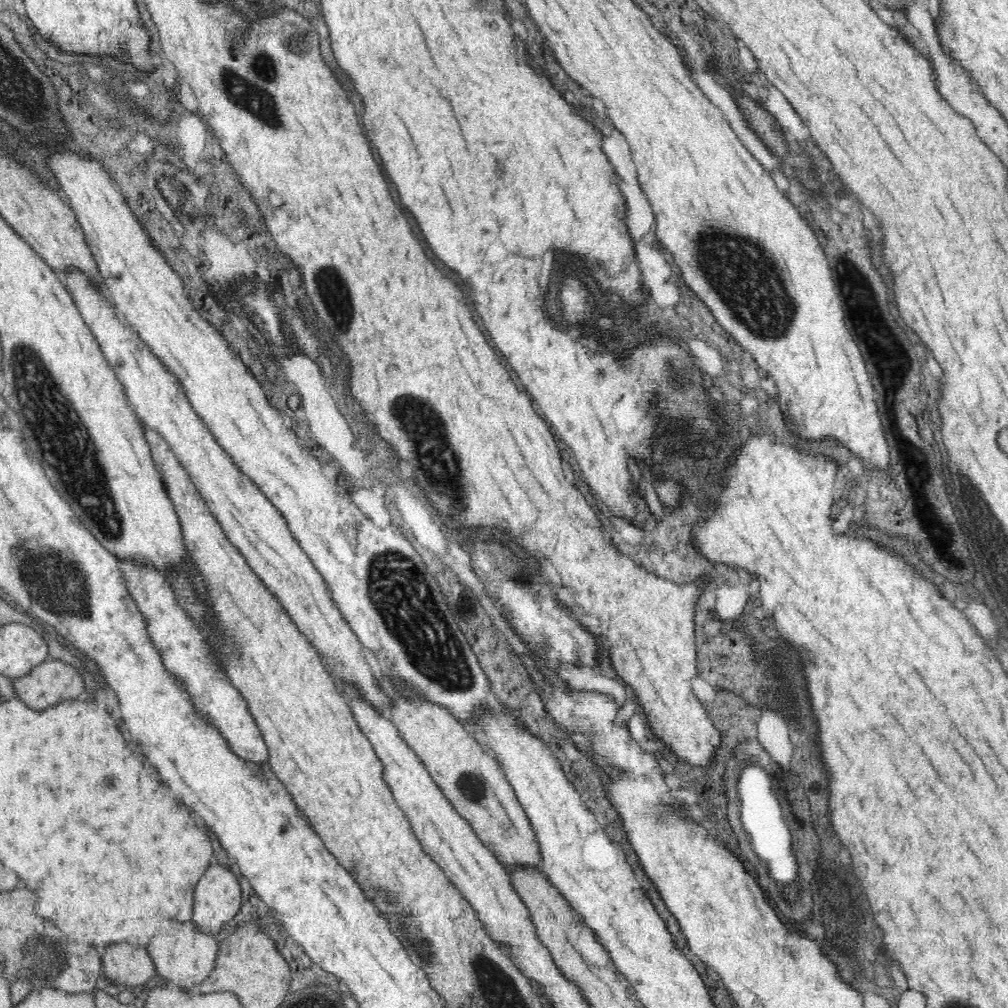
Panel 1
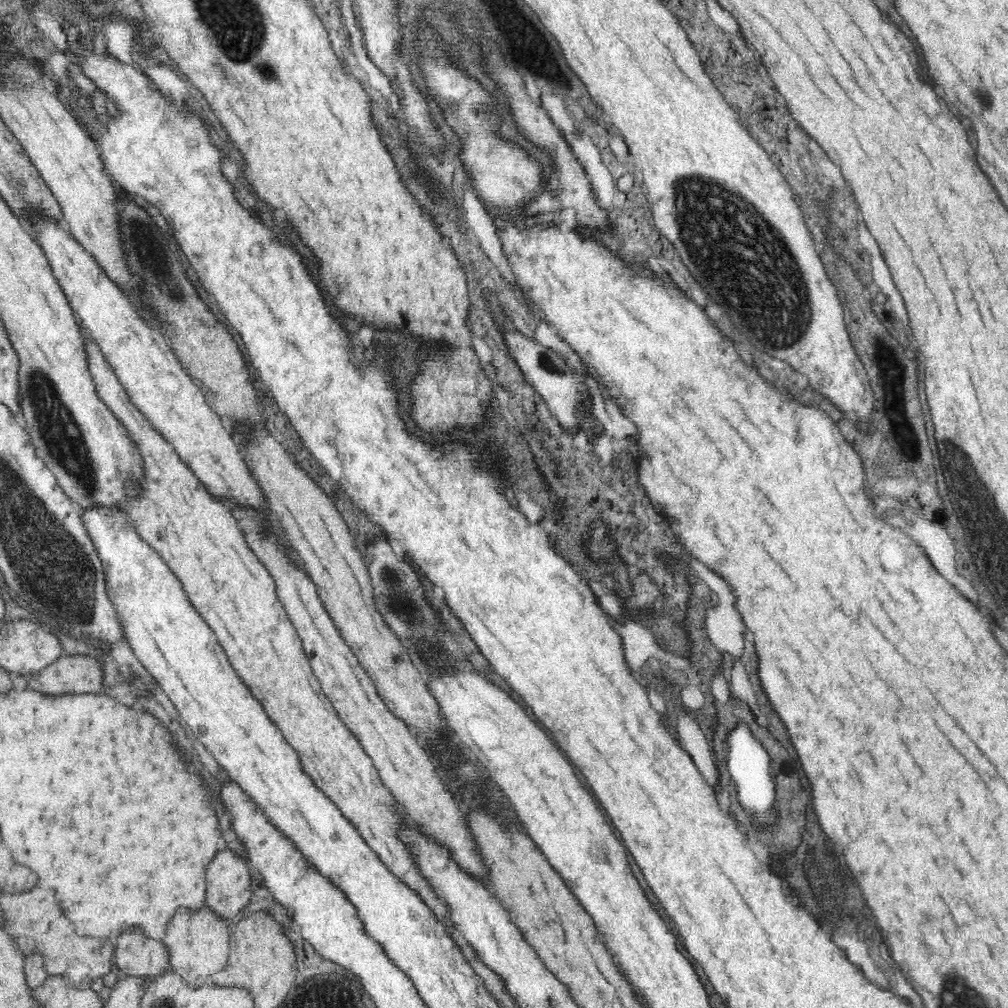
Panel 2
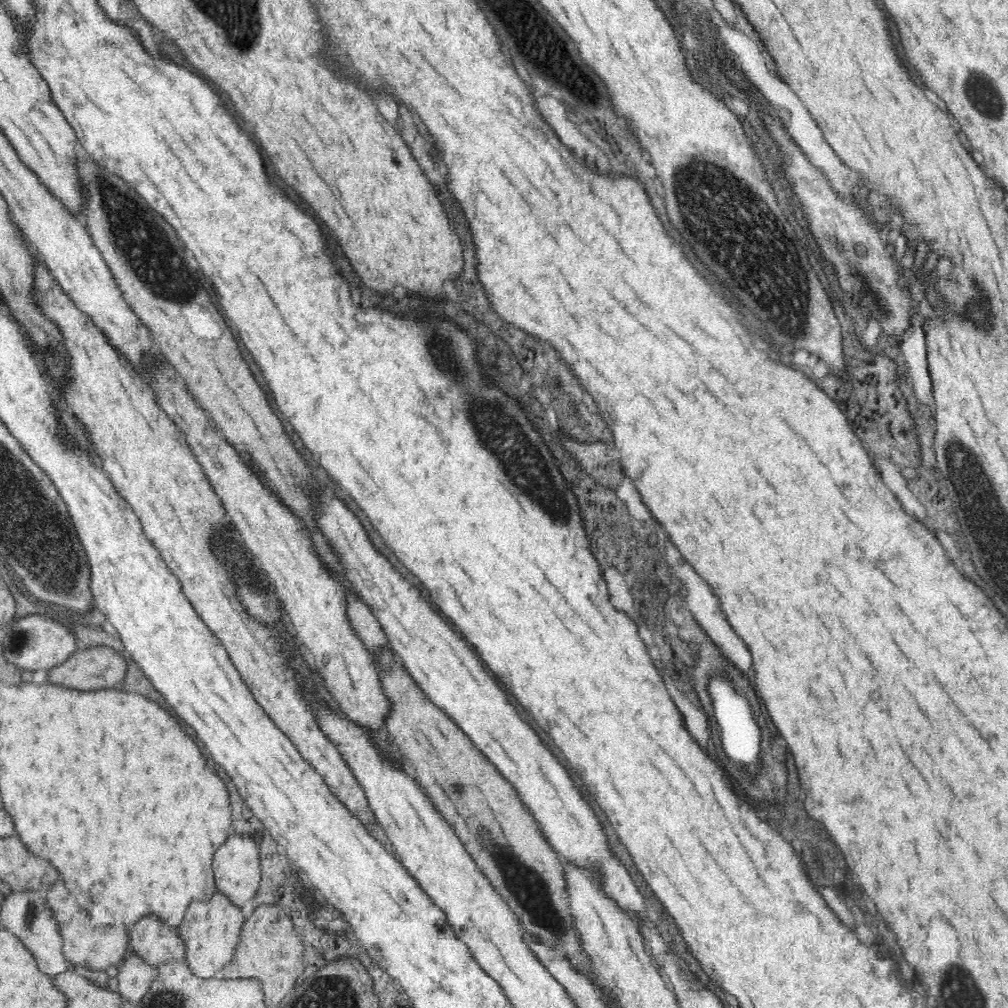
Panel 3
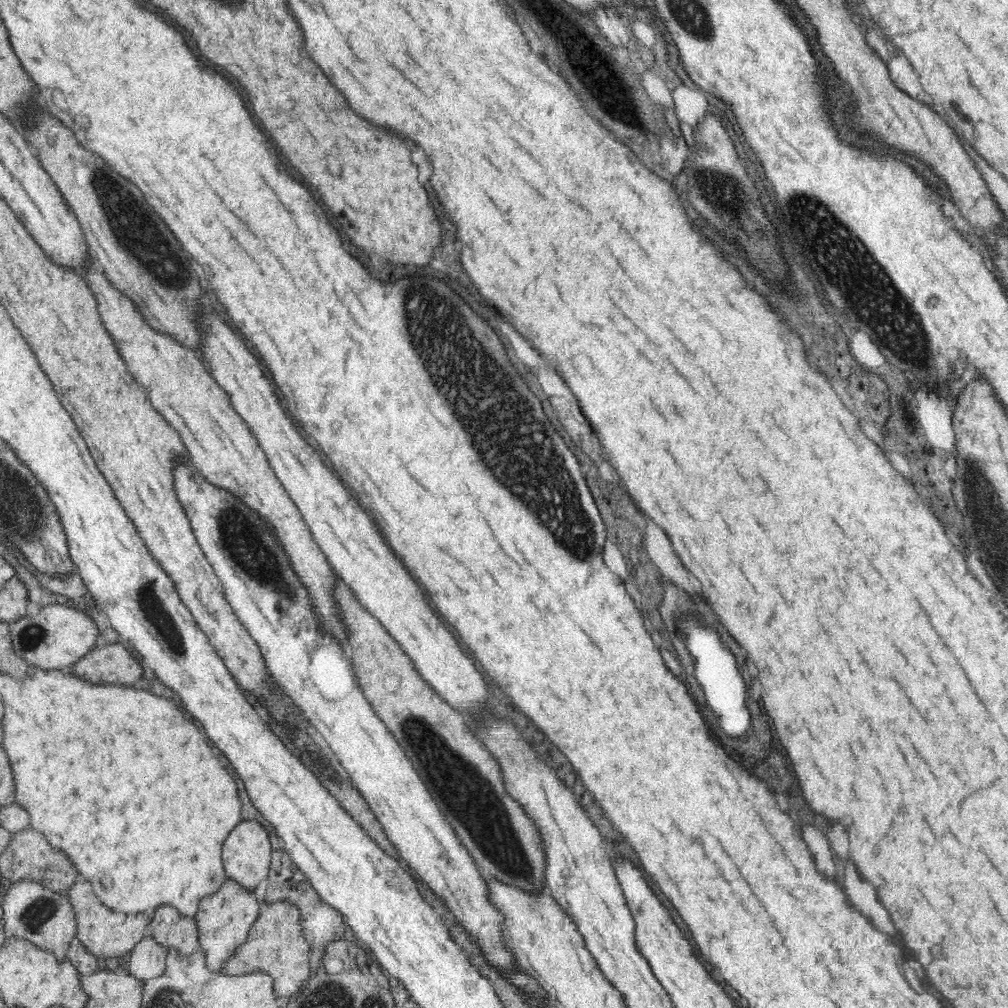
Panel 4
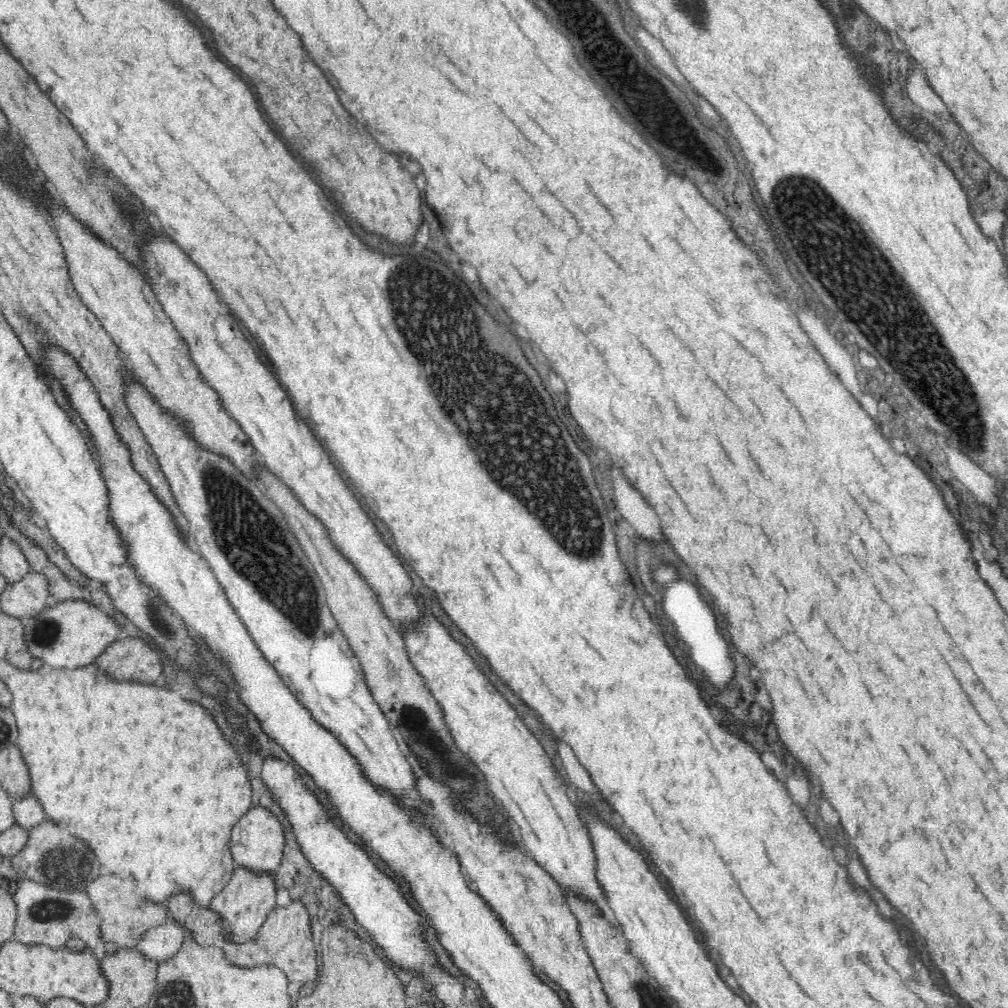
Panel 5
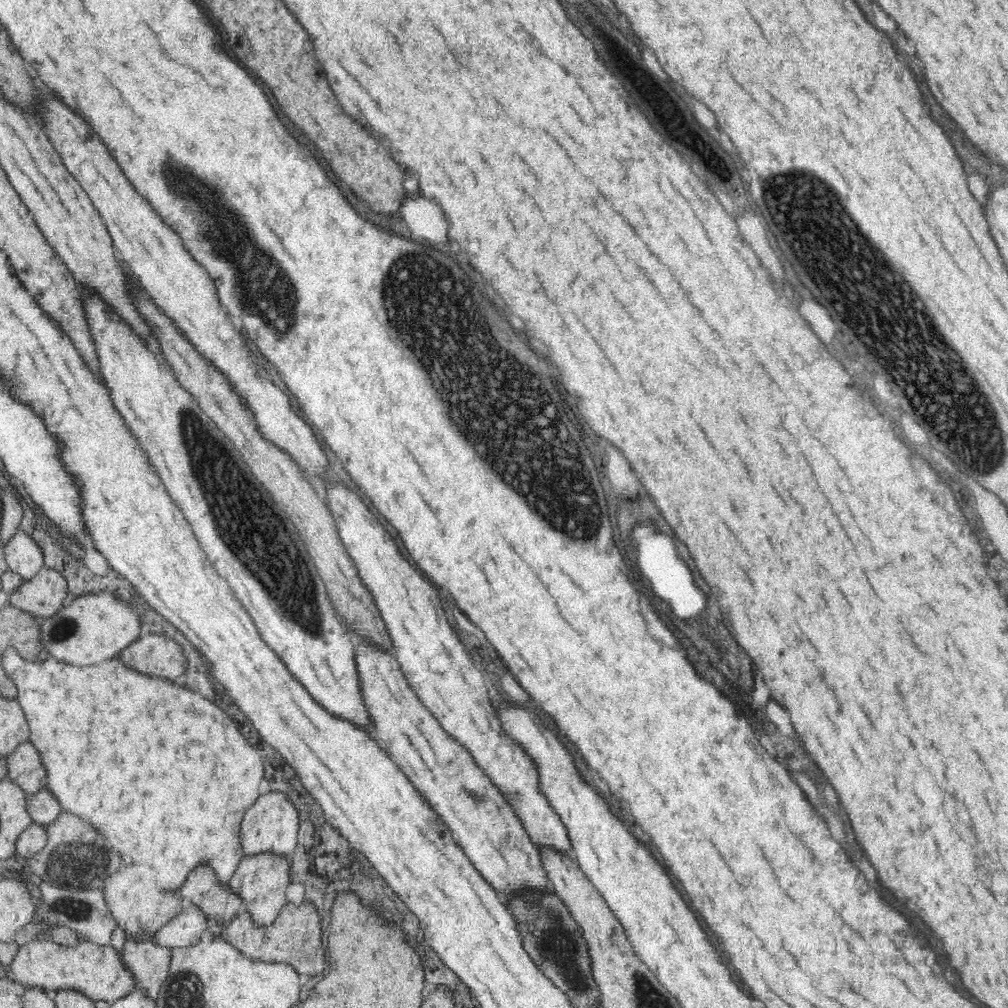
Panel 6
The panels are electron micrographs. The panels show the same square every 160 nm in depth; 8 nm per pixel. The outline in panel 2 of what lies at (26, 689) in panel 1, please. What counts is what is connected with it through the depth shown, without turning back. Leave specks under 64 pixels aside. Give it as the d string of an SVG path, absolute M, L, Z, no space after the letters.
M63 655L42 670L29 675L27 688L46 695L103 692L102 663L87 655Z

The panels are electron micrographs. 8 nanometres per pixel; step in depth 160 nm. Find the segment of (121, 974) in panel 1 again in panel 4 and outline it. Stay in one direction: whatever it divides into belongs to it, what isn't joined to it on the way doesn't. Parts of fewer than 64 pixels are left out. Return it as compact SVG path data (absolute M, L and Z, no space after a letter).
M170 905L155 909L148 928L154 941L178 950L182 955L191 955L201 949L196 919L182 915Z

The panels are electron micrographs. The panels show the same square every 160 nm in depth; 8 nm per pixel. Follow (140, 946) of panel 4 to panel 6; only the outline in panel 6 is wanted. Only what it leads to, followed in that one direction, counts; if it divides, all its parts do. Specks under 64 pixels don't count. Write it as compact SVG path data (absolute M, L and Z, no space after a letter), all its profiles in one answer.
M188 904L180 914L151 934L151 938L154 943L173 949L177 946L195 945L204 930L218 934L222 932L223 927L216 922L206 922L204 913L198 907Z

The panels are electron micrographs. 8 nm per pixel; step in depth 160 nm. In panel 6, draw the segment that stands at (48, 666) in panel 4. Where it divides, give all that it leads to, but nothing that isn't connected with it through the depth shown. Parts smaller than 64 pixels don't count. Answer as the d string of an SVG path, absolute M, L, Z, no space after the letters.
M110 592L76 597L68 606L62 606L54 616L45 621L39 619L38 625L40 643L49 651L49 656L78 666L88 666L118 656L144 632L132 605L123 597L112 596Z

